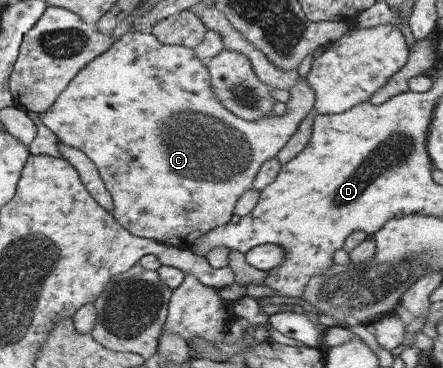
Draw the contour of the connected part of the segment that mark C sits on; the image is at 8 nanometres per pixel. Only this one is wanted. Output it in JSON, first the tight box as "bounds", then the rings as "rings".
{"bounds":[32,31,314,249],"rings":[[[130,31],[121,35],[113,42],[113,45],[94,57],[87,65],[84,65],[65,86],[65,89],[59,93],[55,101],[40,114],[32,114],[33,123],[41,123],[46,129],[56,135],[57,141],[69,147],[82,151],[98,170],[98,176],[103,182],[104,188],[109,192],[112,199],[113,219],[129,233],[156,241],[159,244],[175,246],[179,249],[188,249],[193,241],[205,235],[213,228],[225,225],[231,219],[235,201],[243,192],[252,187],[257,171],[261,164],[275,156],[277,151],[285,145],[293,133],[297,130],[300,121],[312,110],[314,104],[313,90],[307,84],[305,78],[297,77],[295,84],[290,89],[290,96],[284,99],[285,113],[283,115],[271,115],[261,117],[259,121],[245,121],[225,109],[217,97],[211,91],[211,81],[209,81],[209,71],[205,63],[199,61],[193,55],[193,48],[182,45],[163,45],[156,37],[148,31]]]}

